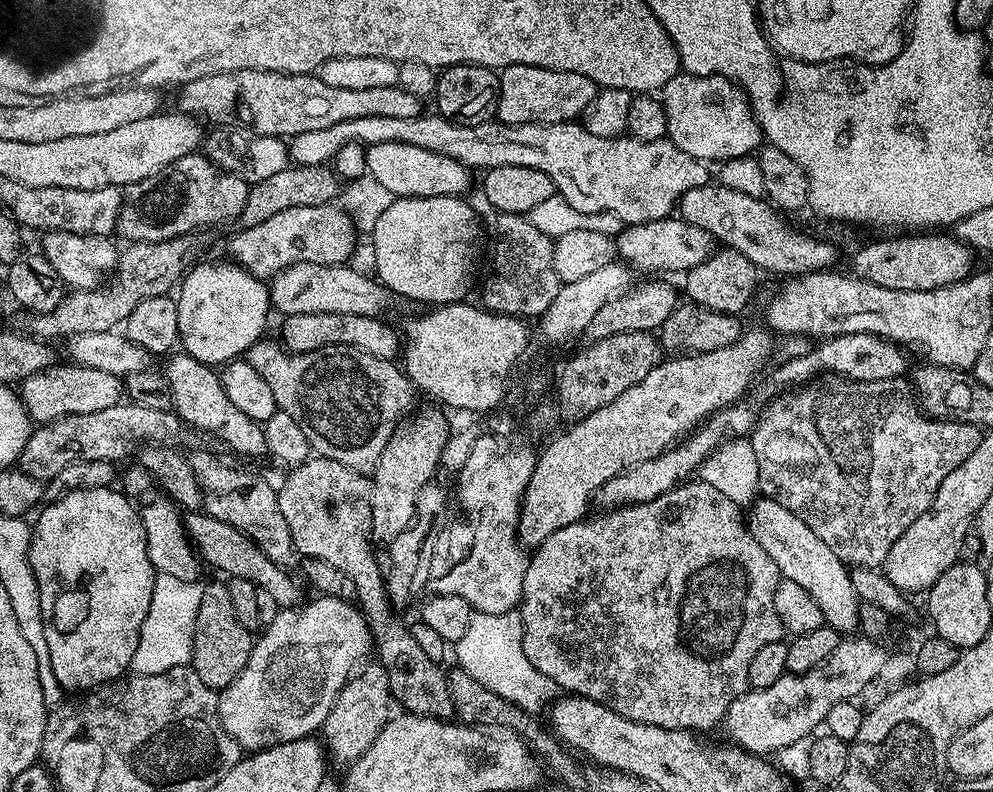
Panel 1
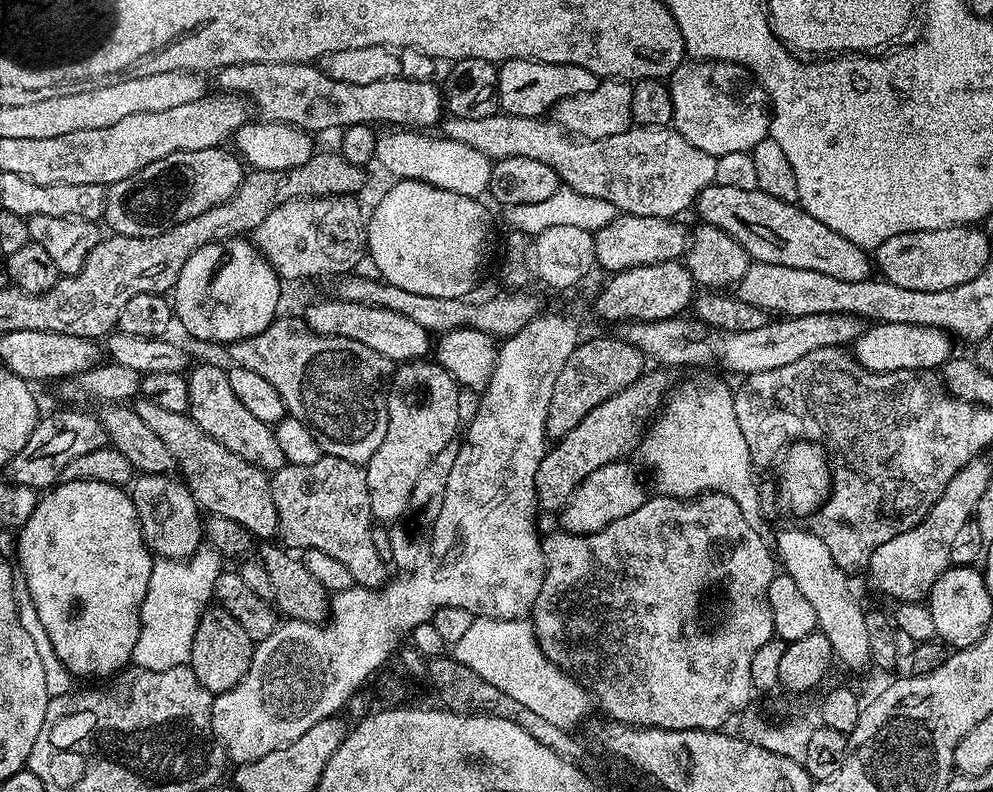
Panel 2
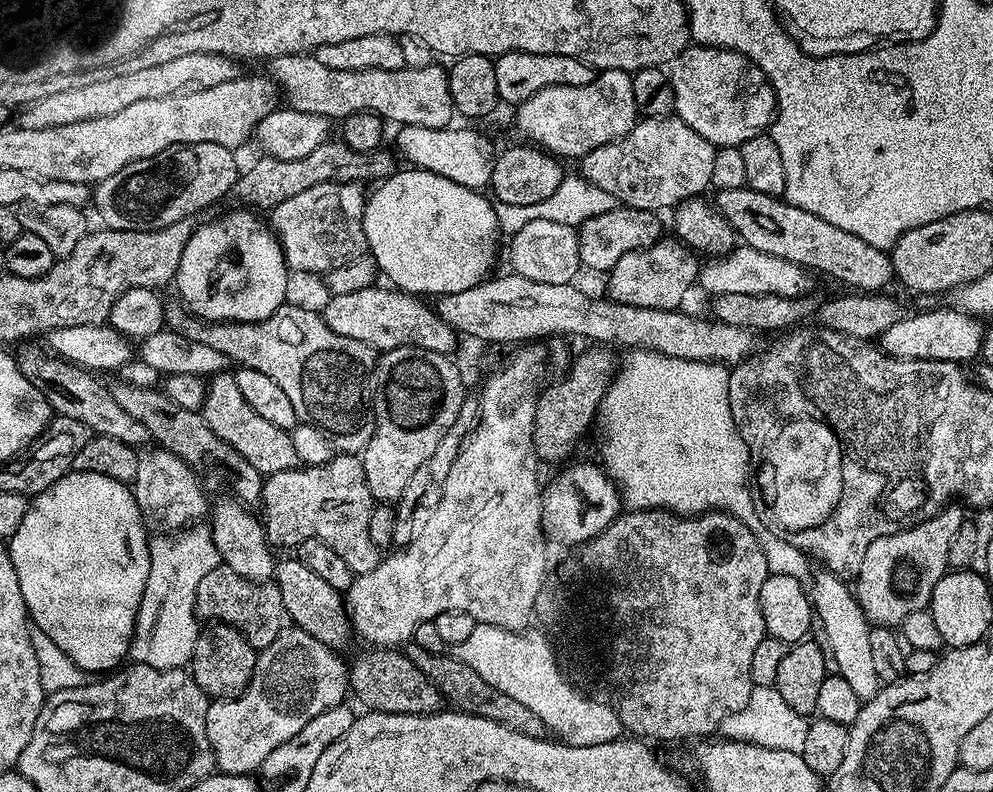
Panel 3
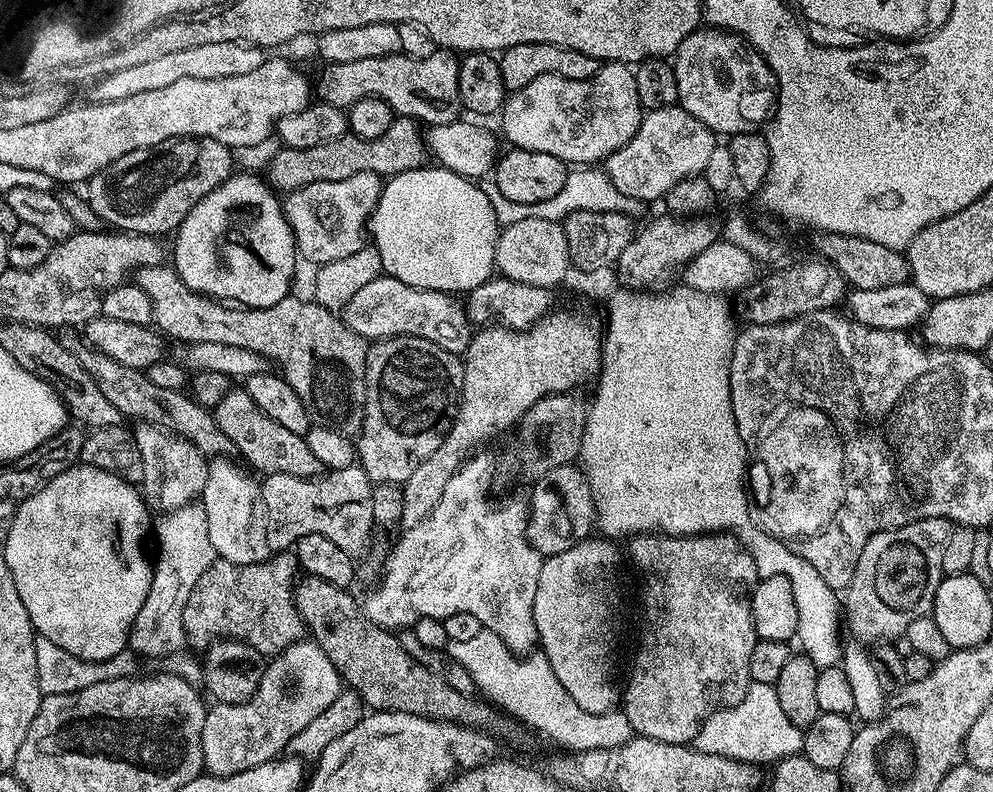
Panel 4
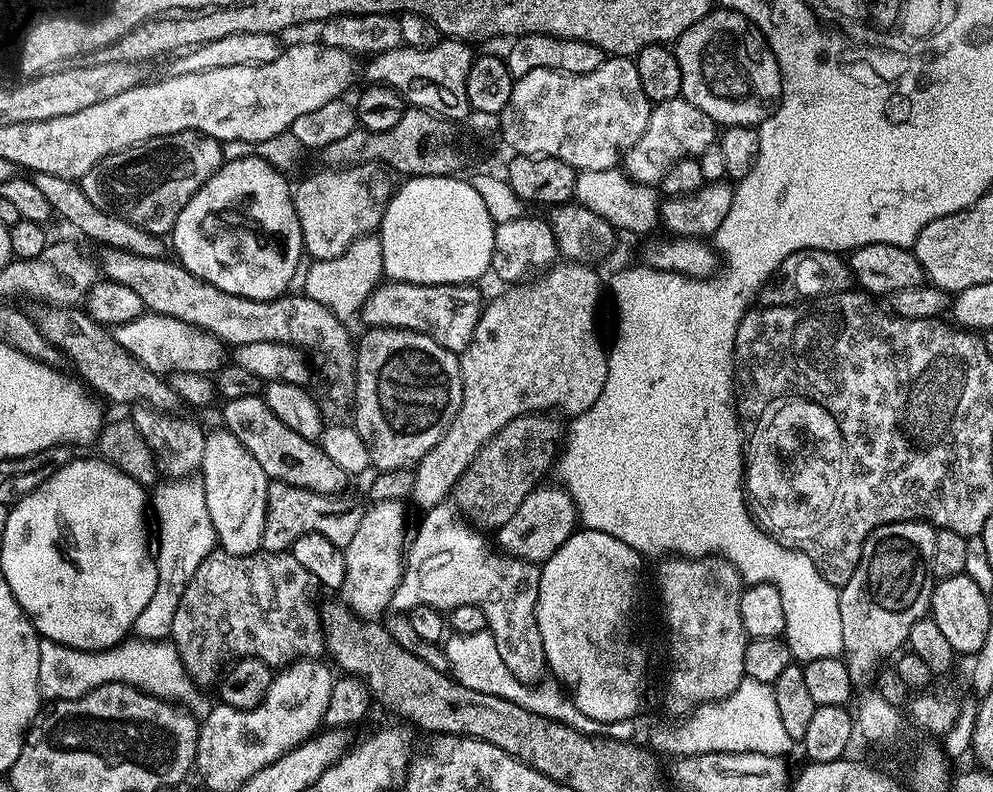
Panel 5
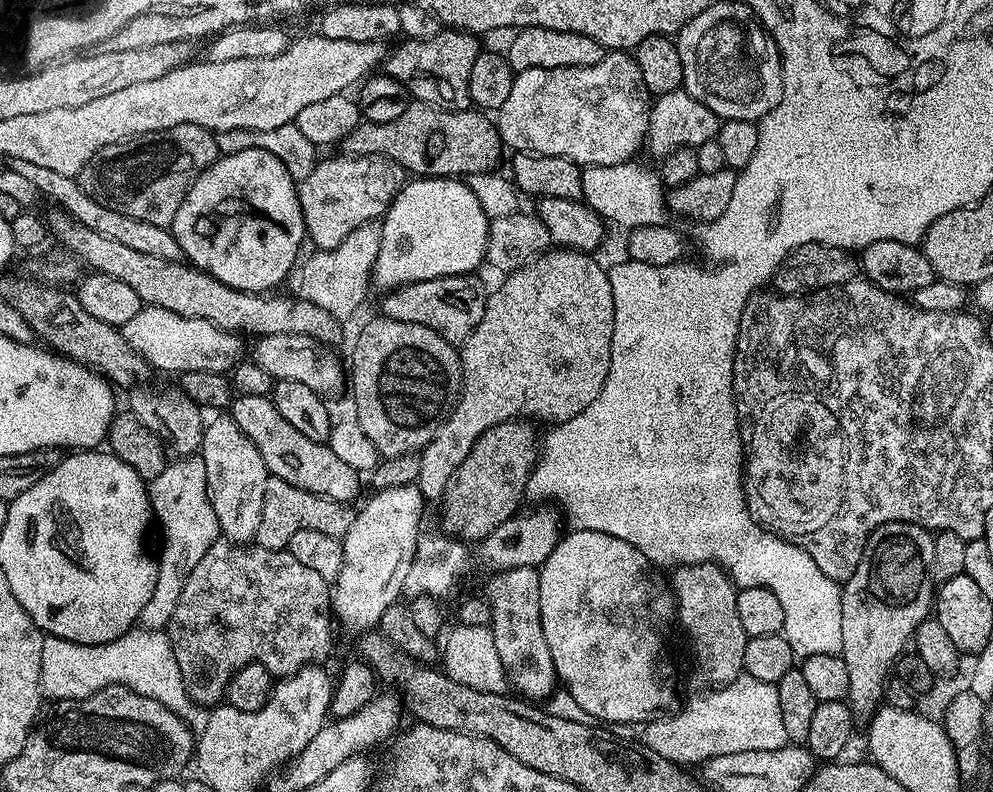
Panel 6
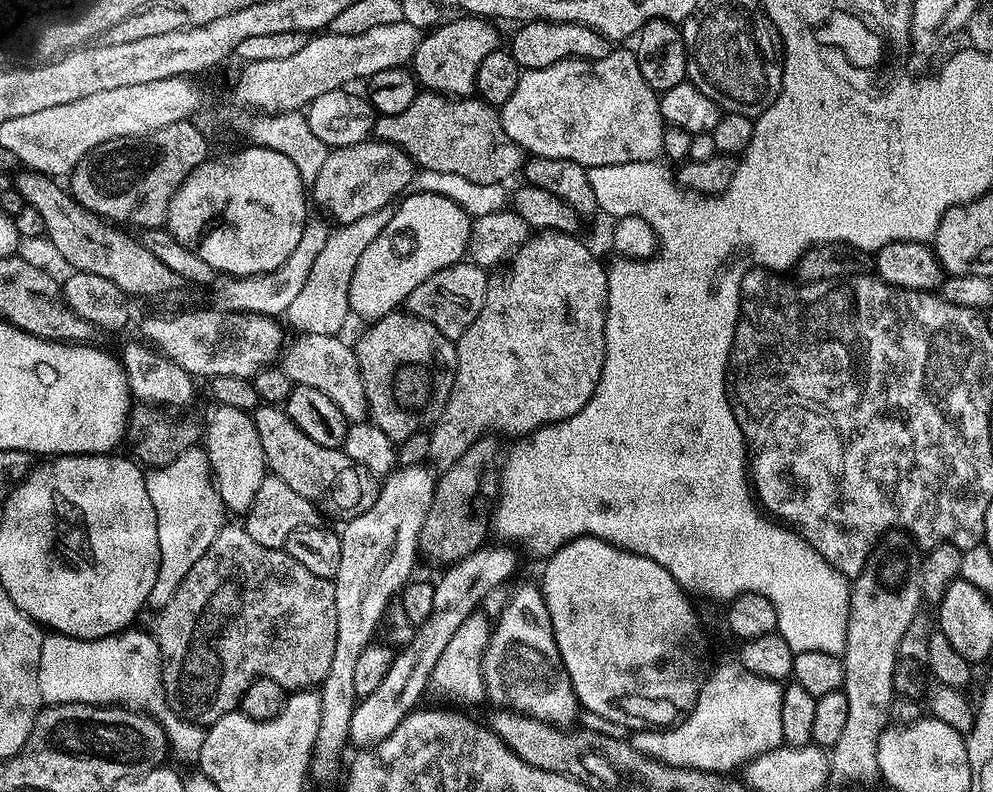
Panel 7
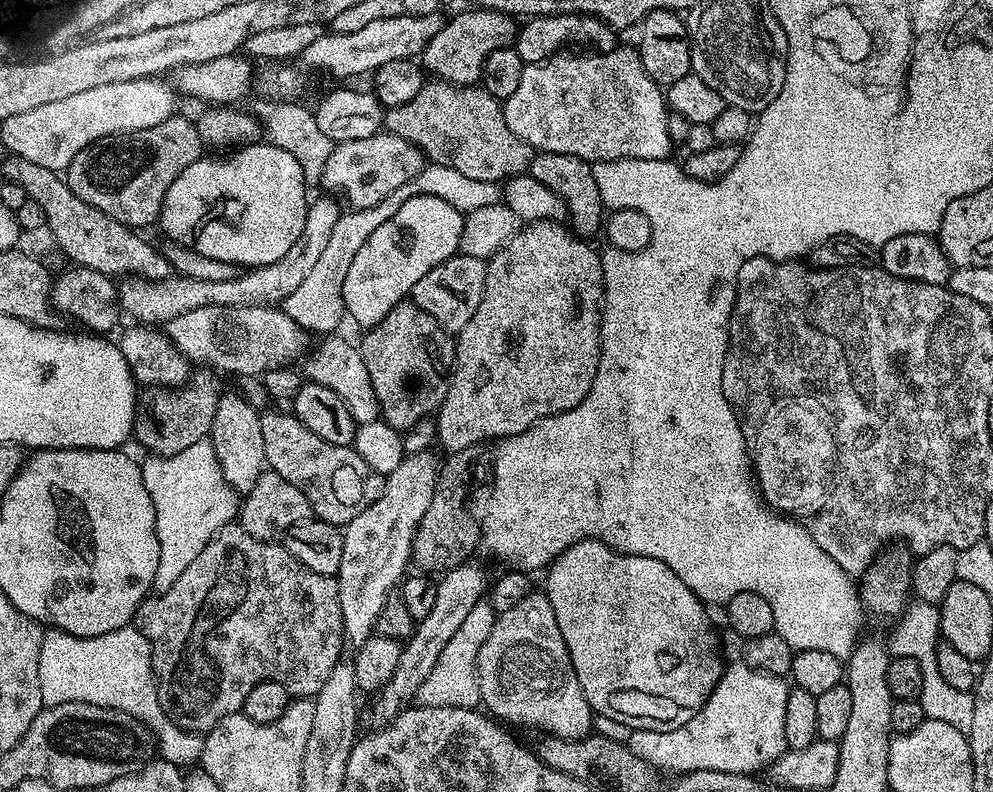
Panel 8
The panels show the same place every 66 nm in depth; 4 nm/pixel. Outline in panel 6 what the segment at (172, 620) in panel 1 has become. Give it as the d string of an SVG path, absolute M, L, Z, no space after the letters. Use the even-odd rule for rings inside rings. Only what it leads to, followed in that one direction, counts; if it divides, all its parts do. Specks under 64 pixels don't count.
M193 454L169 462L162 474L148 484L148 500L152 503L155 523L160 523L160 532L164 535L164 549L158 552L154 594L150 594L150 602L142 606L139 623L145 628L164 630L174 614L174 606L178 606L178 598L182 594L182 586L186 586L186 578L190 578L190 570L202 562L202 554L206 554L220 536L218 518L208 497L204 461Z

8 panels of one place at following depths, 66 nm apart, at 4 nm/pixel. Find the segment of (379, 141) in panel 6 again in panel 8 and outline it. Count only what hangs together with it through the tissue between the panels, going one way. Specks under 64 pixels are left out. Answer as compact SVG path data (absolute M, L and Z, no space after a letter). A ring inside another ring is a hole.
M425 82L422 90L406 102L406 106L394 106L383 113L383 131L394 134L398 138L406 138L415 148L420 149L425 161L442 166L450 166L458 170L458 174L466 174L466 178L478 178L478 182L503 182L512 176L525 175L532 161L534 149L510 126L506 126L504 105L495 100L479 86L457 86L443 82Z

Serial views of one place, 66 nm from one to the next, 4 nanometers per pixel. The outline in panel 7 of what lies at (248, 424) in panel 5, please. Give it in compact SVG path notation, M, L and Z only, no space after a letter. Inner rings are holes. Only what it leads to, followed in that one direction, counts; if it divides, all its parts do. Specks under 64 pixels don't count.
M261 403L251 413L254 426L258 430L258 438L262 442L264 463L271 475L282 478L294 494L302 494L311 504L328 512L332 516L351 518L370 510L376 501L378 491L377 477L371 476L358 462L354 462L340 448L318 446L290 422L283 407Z

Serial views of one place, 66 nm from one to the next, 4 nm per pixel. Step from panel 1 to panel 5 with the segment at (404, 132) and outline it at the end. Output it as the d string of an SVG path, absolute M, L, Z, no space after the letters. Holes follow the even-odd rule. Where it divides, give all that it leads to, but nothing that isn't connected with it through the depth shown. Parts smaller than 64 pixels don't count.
M683 98L662 102L653 107L650 122L646 122L646 130L642 130L642 138L638 138L638 142L634 142L634 146L624 153L622 168L629 180L656 186L676 163L700 157L717 140L718 125L712 121L710 114L702 114L698 106Z

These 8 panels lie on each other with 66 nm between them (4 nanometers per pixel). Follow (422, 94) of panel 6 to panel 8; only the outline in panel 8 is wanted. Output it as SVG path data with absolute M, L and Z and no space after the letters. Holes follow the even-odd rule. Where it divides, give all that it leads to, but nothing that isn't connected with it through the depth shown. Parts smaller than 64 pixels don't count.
M473 6L469 12L460 12L453 20L449 19L440 27L438 34L430 38L422 53L422 67L425 73L437 72L440 75L437 77L443 83L475 85L480 79L486 58L490 58L494 50L509 47L515 41L517 31L517 21L508 13Z

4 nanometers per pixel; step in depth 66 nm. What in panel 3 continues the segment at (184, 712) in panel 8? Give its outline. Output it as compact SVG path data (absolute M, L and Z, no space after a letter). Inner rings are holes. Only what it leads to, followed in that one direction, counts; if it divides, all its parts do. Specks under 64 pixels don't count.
M223 566L210 570L210 574L206 574L206 578L198 584L196 614L201 621L219 622L237 628L257 650L270 646L274 638L290 627L288 611L286 606L282 606L282 594L275 583L259 584Z

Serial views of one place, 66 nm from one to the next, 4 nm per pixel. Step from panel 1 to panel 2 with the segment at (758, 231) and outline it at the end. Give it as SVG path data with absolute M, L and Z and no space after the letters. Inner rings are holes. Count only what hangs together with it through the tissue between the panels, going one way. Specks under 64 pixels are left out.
M711 184L698 194L694 212L703 223L726 230L755 263L818 270L818 274L830 274L830 278L842 278L842 282L862 282L873 275L874 260L865 249L850 242L850 238L842 238L838 230L822 226L803 208L770 198L759 188L742 190L738 186Z

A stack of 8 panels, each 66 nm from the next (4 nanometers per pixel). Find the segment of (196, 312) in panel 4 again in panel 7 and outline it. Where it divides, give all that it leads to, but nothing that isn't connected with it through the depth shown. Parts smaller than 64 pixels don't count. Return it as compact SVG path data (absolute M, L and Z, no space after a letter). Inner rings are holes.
M22 170L15 175L14 178L14 188L21 196L24 198L25 205L32 206L36 211L38 211L44 221L44 233L47 240L49 239L51 244L54 246L55 250L60 254L61 258L68 264L70 264L70 268L73 271L79 271L90 274L101 275L102 278L110 278L115 285L117 285L120 289L122 289L129 296L136 298L136 296L144 296L146 298L150 296L162 296L174 289L178 286L181 287L182 281L179 276L174 274L173 270L167 269L165 265L163 265L162 260L160 258L155 257L154 254L150 253L150 250L147 250L146 247L142 246L139 242L139 239L134 236L130 236L124 232L123 229L116 227L113 223L104 220L103 217L96 216L93 212L89 211L88 208L84 208L80 203L78 203L72 196L72 194L64 187L64 189L59 185L61 184L57 179L54 179L51 176L42 175L40 172L34 172L31 170Z

